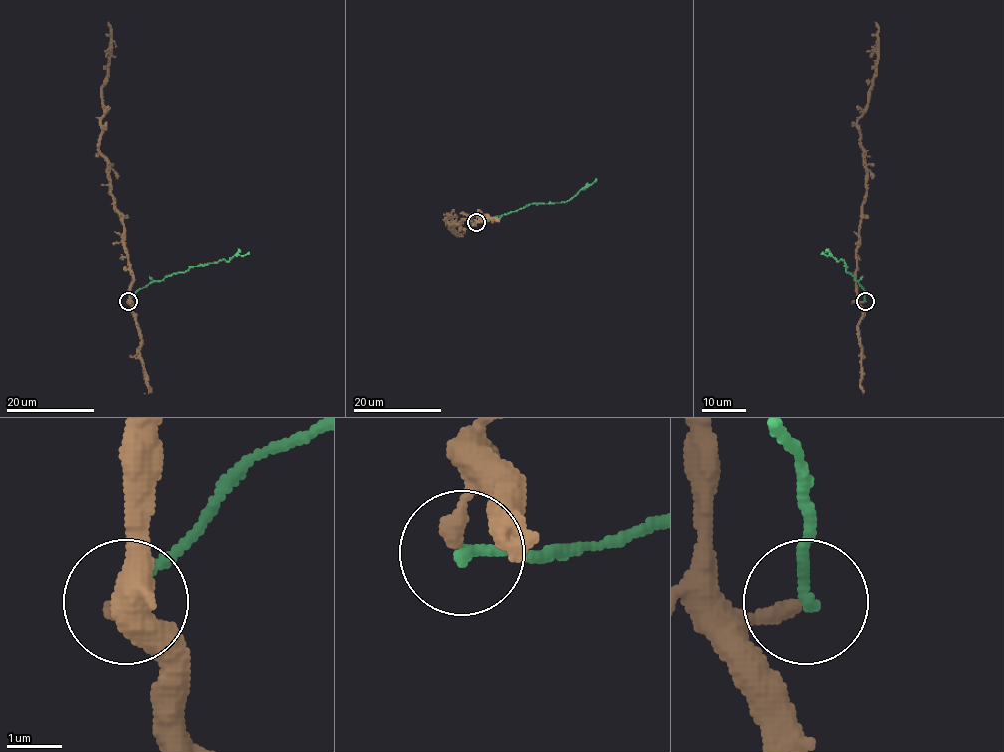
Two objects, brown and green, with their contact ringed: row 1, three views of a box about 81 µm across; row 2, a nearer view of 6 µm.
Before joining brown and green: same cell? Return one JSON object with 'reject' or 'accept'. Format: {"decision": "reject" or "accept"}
{"decision": "reject"}

